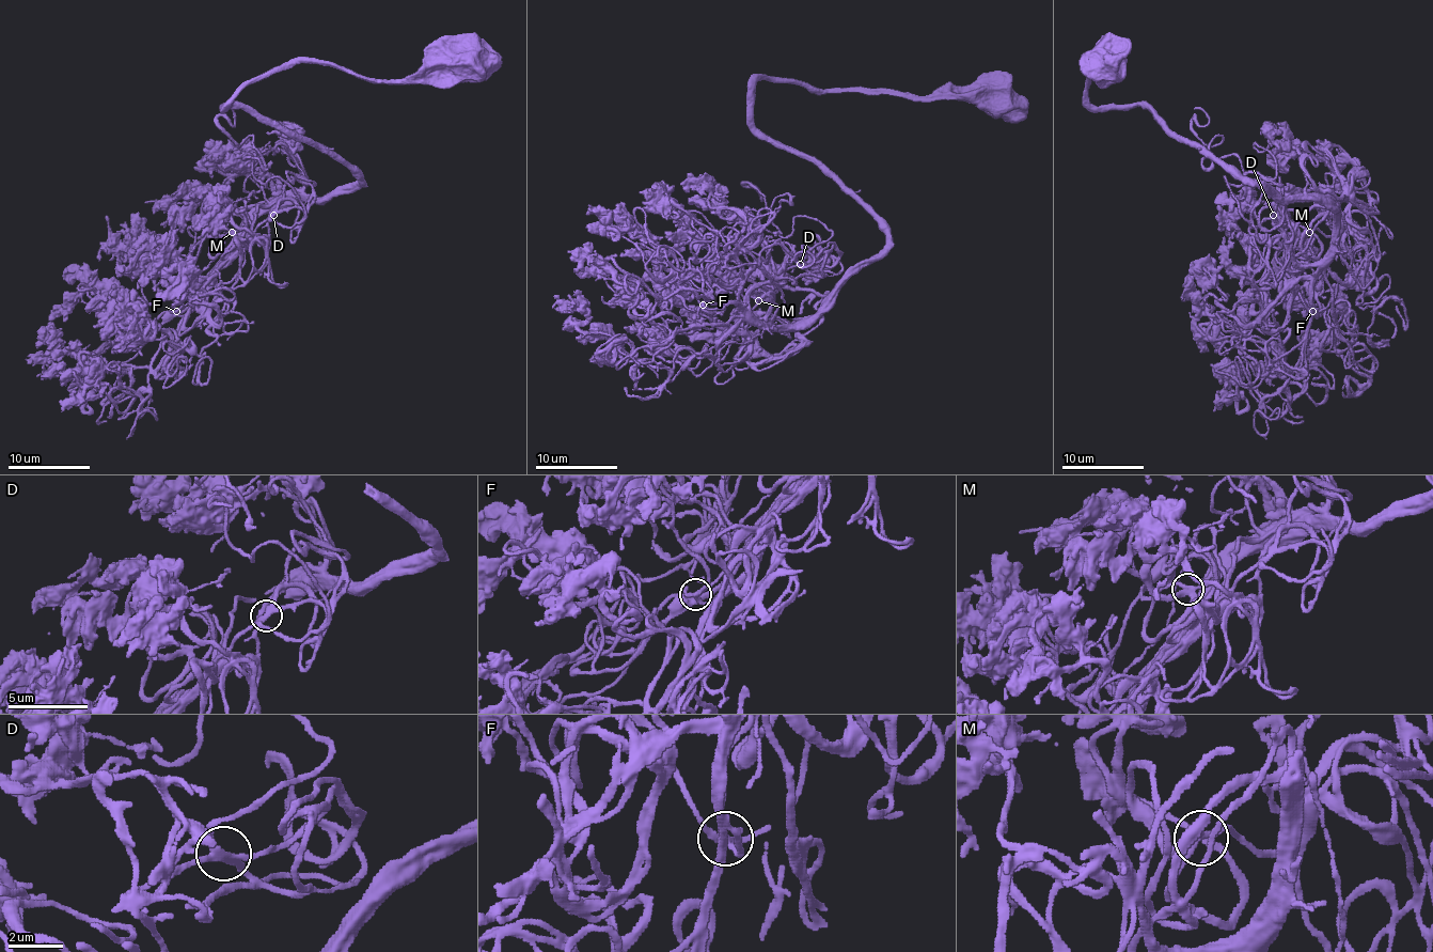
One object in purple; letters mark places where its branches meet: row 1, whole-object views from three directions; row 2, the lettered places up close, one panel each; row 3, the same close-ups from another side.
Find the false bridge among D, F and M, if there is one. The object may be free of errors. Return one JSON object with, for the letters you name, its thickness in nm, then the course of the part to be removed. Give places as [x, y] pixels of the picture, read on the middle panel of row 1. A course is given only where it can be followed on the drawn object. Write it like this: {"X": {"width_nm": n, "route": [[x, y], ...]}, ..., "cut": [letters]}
{"cut": []}

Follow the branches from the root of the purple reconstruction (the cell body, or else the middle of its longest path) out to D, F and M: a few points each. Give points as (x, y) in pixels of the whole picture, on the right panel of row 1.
D: (1104, 65), (1106, 80), (1098, 62), (1090, 72), (1092, 105), (1144, 105), (1282, 197), (1272, 215)
F: (1104, 65), (1106, 80), (1098, 62), (1090, 72), (1092, 105), (1144, 105), (1244, 178), (1334, 211), (1313, 311)
M: (1104, 65), (1092, 105), (1144, 105), (1282, 197), (1291, 250), (1309, 232)

